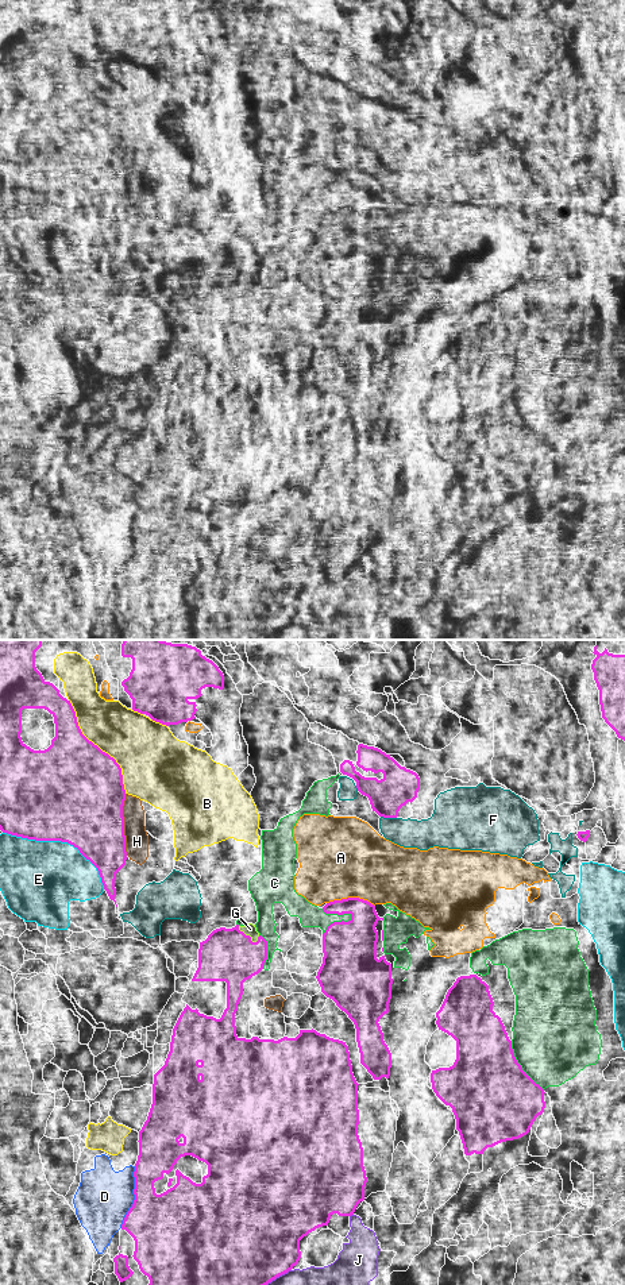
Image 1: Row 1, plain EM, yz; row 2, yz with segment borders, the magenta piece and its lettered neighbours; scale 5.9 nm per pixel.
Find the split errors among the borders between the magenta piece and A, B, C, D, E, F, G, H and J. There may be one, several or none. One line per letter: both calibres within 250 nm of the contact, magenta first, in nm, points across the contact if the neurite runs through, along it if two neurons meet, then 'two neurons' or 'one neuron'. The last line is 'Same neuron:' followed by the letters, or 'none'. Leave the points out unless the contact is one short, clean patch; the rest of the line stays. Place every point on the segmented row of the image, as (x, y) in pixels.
A: calibres 240 and 480 nm; two neurons
B: calibres 500 and 340 nm; two neurons
C: calibres 320 and 140 nm; two neurons
D: calibres 400 and 320 nm; two neurons
E: calibres 500 and 440 nm; two neurons
F: calibres 220 and 180 nm; two neurons
G: calibres 320 and 70 nm; two neurons
H: calibres 440 and 140 nm; two neurons
J: calibres 500 and 110 nm; two neurons
Same neuron: none

